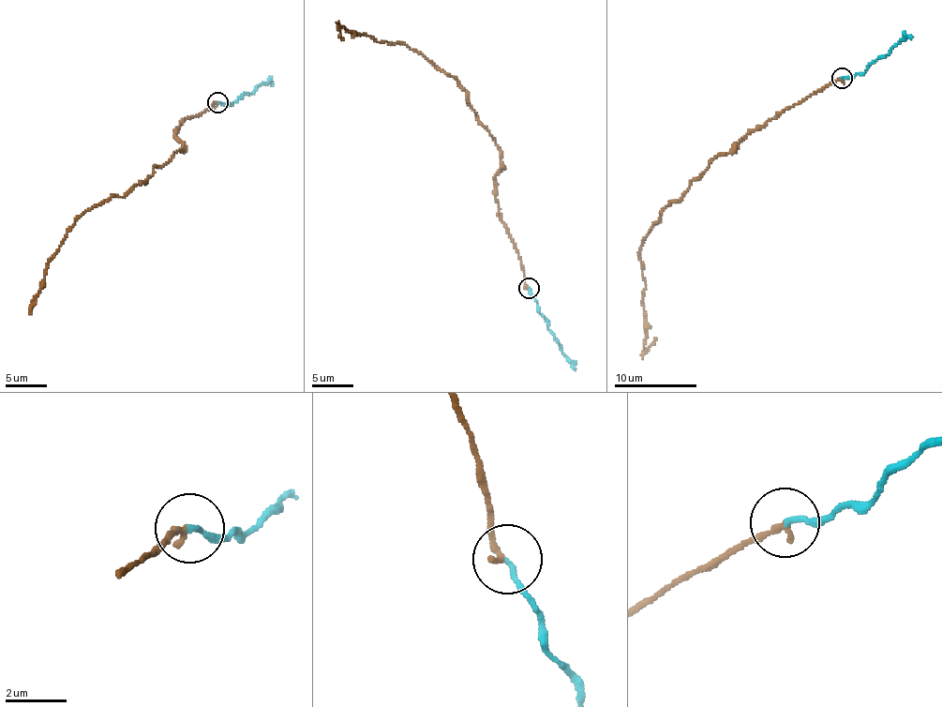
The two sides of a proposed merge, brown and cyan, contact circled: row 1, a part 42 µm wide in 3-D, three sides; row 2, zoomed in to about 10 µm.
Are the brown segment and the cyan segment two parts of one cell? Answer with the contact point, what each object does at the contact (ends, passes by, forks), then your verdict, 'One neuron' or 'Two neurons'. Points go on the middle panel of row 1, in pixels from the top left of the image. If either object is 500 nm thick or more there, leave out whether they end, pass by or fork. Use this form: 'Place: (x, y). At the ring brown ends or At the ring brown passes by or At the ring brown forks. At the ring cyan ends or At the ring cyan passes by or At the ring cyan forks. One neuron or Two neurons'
Place: (529, 288). At the ring brown ends. At the ring cyan ends. One neuron

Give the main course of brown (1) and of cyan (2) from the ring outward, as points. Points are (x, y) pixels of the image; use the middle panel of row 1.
1: (527, 287), (495, 193), (500, 147), (475, 115), (466, 90), (404, 44), (376, 41), (344, 26), (343, 39)
2: (529, 287), (537, 311), (546, 321), (554, 340), (575, 370)

